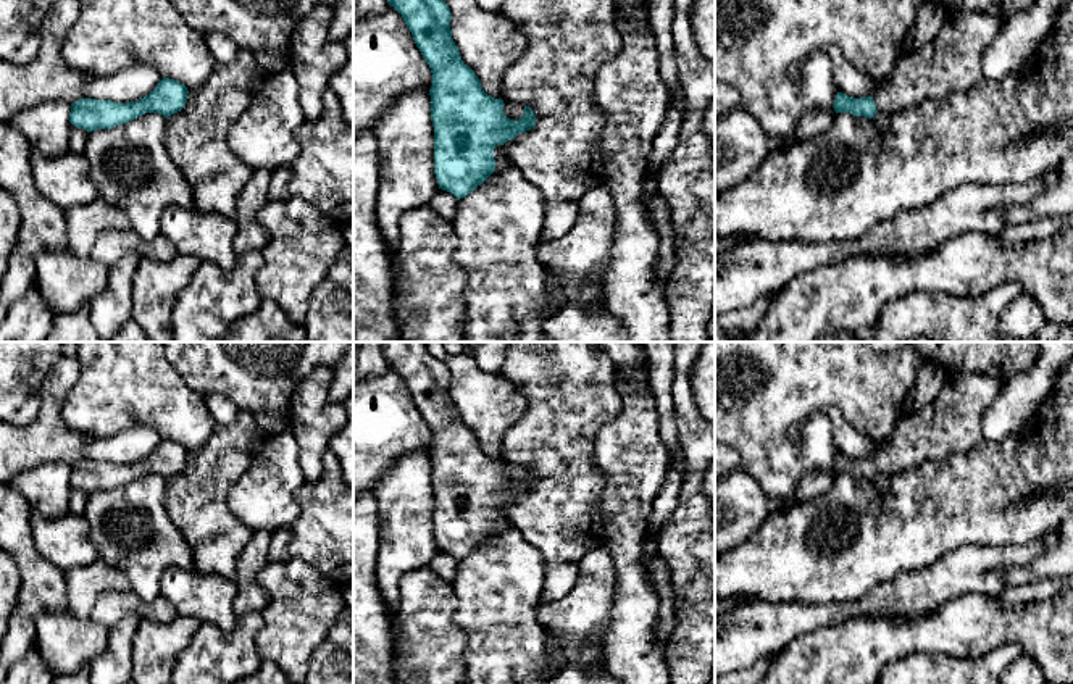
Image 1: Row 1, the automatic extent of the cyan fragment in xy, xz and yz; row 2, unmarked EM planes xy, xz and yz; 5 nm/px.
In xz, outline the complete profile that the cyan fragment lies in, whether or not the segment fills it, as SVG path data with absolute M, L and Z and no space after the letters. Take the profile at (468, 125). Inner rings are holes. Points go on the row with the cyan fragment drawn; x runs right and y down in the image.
M387 0L403 18L410 29L416 47L431 68L432 86L431 95L431 121L434 126L434 174L439 189L450 192L458 200L471 194L481 186L494 171L497 163L510 161L505 152L505 142L515 139L536 126L536 115L524 105L524 115L513 121L503 115L503 100L487 95L474 71L465 65L458 47L452 39L450 19L452 13L445 0Z

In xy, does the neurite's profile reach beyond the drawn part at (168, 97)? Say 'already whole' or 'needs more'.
already whole

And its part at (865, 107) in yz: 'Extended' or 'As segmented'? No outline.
Extended

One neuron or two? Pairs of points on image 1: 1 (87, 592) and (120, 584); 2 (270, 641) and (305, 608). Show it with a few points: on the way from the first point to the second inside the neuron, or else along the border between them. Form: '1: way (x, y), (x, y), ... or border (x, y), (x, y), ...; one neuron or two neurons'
1: way (96, 584), (112, 584); one neuron
2: way (278, 636), (297, 617); one neuron

